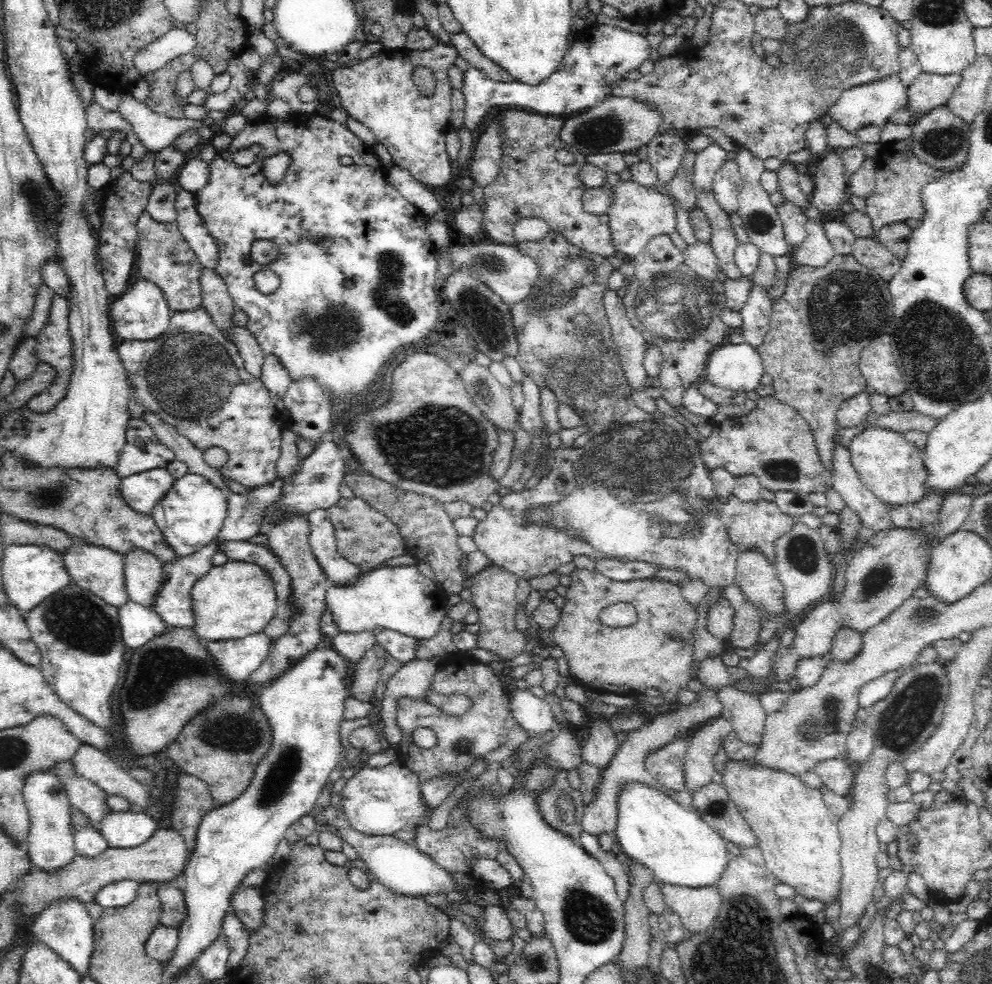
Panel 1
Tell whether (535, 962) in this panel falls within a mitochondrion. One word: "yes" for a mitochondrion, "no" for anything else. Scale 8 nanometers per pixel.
yes

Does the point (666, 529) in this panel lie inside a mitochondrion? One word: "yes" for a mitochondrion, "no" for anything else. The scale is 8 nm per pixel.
yes

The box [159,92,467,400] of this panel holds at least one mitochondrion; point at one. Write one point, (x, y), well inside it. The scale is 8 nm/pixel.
(388, 296)

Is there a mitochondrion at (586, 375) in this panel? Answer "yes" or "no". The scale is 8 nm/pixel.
yes

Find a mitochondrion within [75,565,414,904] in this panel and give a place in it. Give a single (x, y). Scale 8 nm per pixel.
(170, 665)

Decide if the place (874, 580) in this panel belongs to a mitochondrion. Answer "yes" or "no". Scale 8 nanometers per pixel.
yes

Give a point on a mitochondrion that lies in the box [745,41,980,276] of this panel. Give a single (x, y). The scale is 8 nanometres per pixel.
(943, 142)

